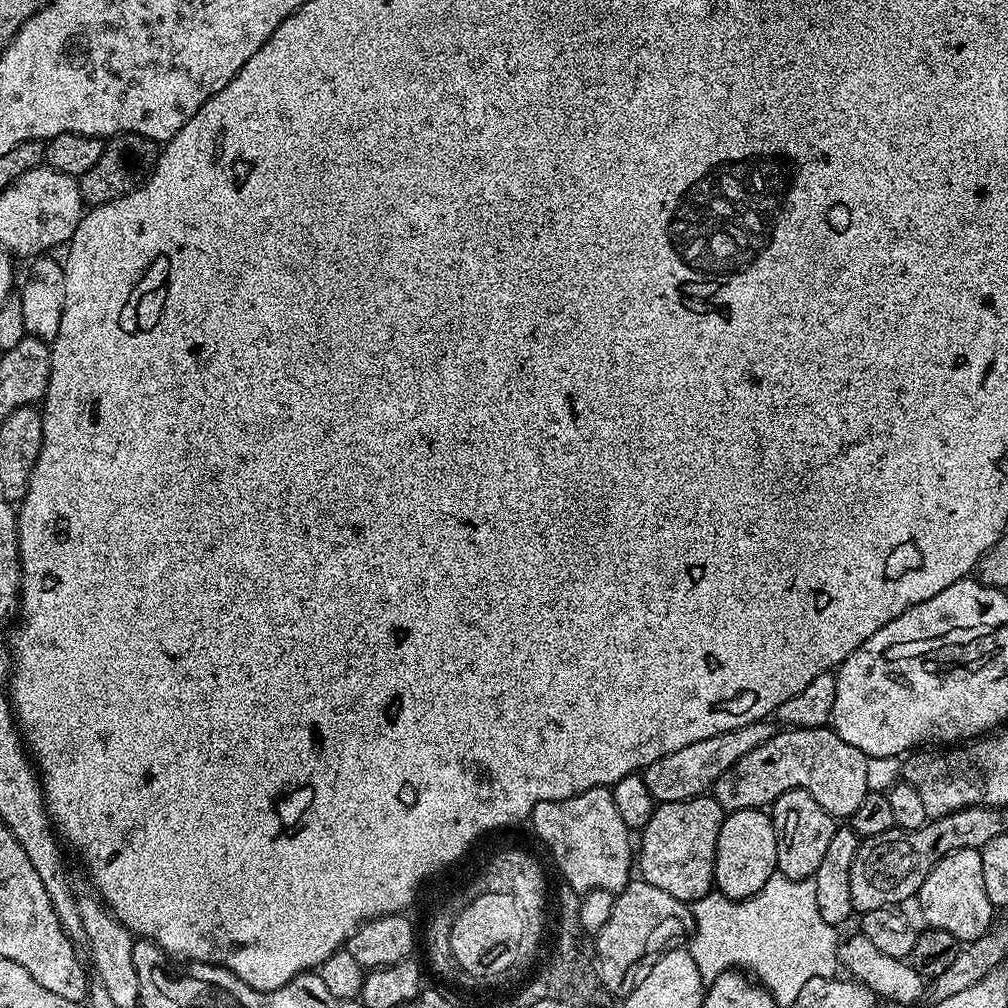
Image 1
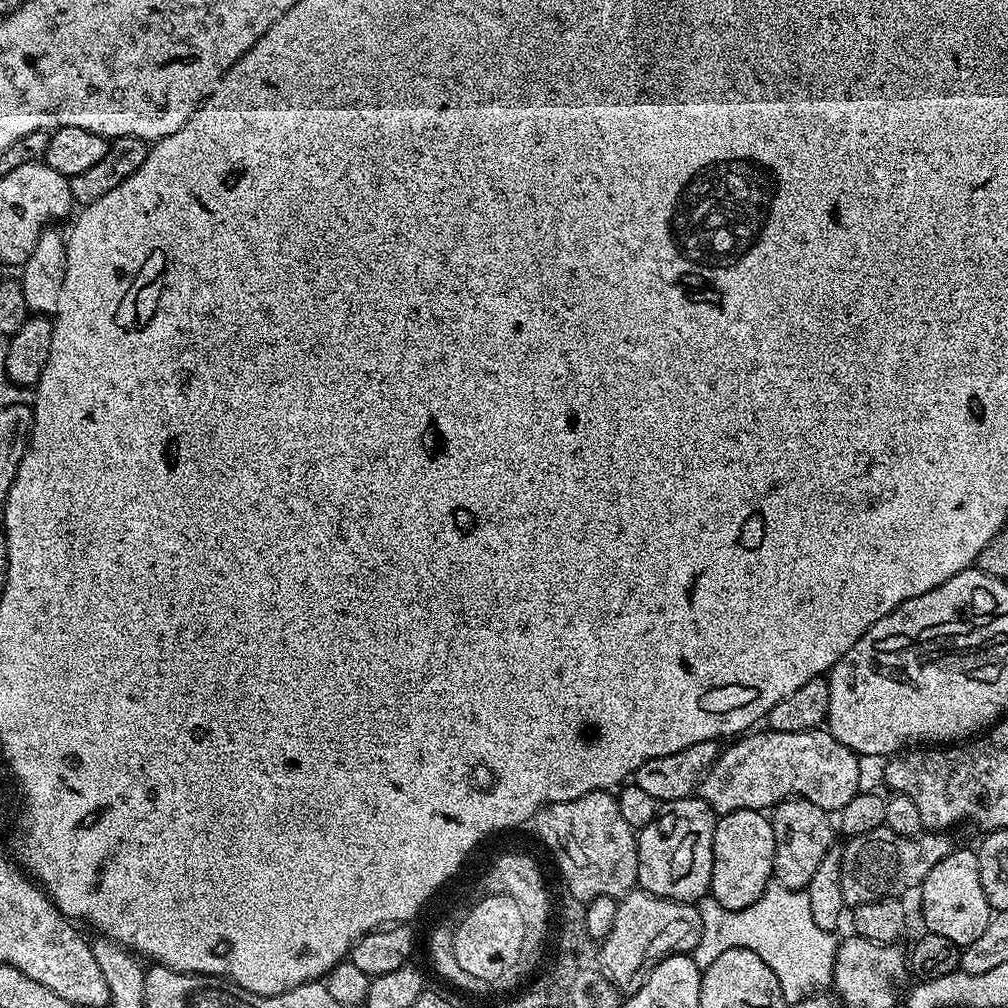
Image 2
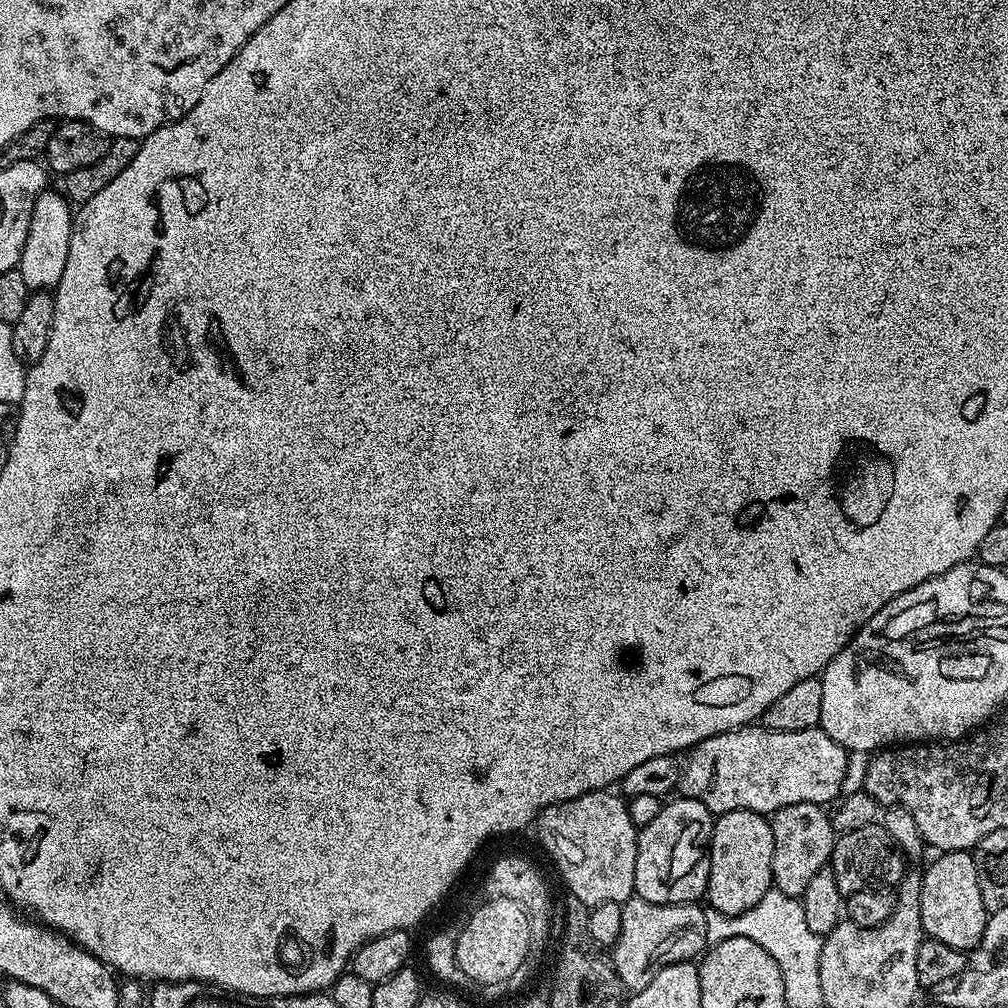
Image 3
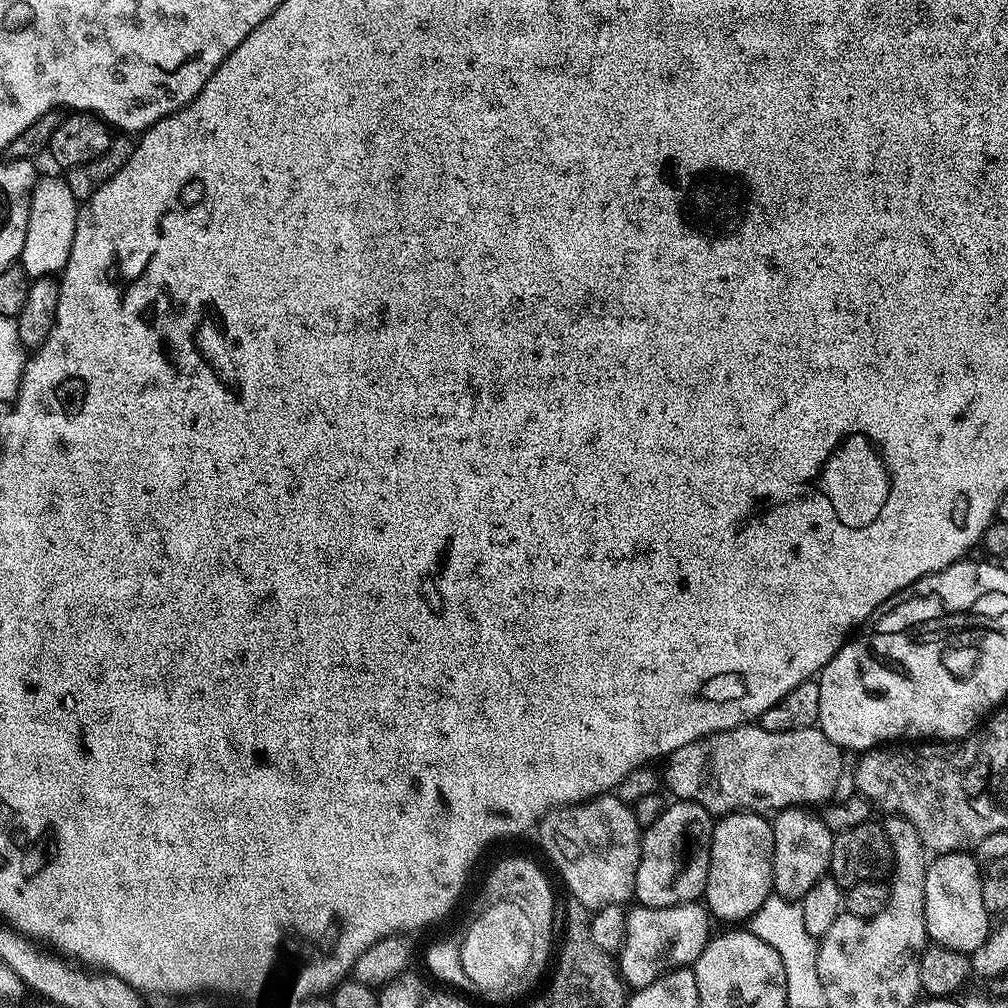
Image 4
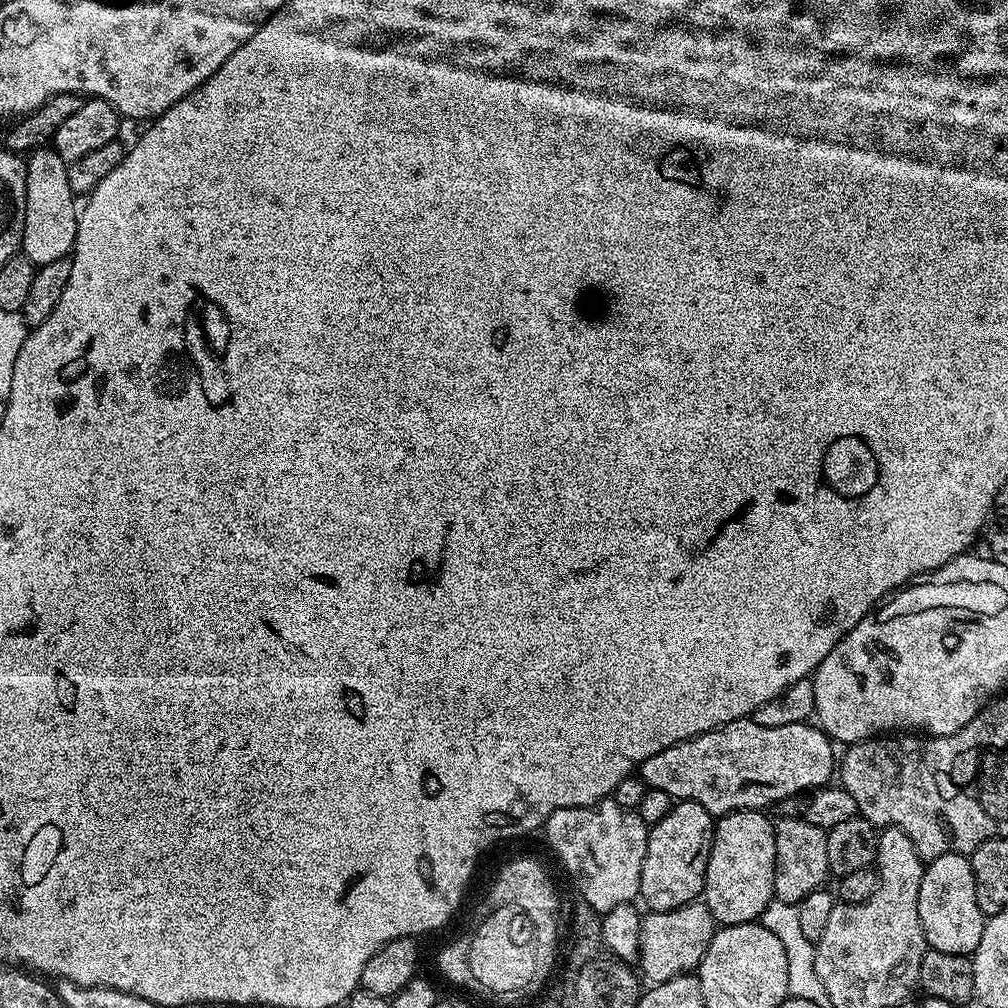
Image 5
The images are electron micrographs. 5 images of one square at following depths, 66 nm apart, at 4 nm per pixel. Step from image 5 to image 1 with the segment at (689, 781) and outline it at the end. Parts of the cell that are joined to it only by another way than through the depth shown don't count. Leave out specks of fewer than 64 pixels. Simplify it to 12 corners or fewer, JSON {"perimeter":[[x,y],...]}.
{"perimeter":[[828,726],[780,730],[716,780],[725,813],[801,788],[851,818],[868,759]]}

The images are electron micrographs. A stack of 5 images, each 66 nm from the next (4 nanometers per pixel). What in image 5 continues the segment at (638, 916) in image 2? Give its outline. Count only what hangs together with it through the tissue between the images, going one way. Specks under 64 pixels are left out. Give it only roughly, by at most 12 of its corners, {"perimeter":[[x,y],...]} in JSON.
{"perimeter":[[702,902],[640,922],[639,975],[695,973],[717,930]]}

